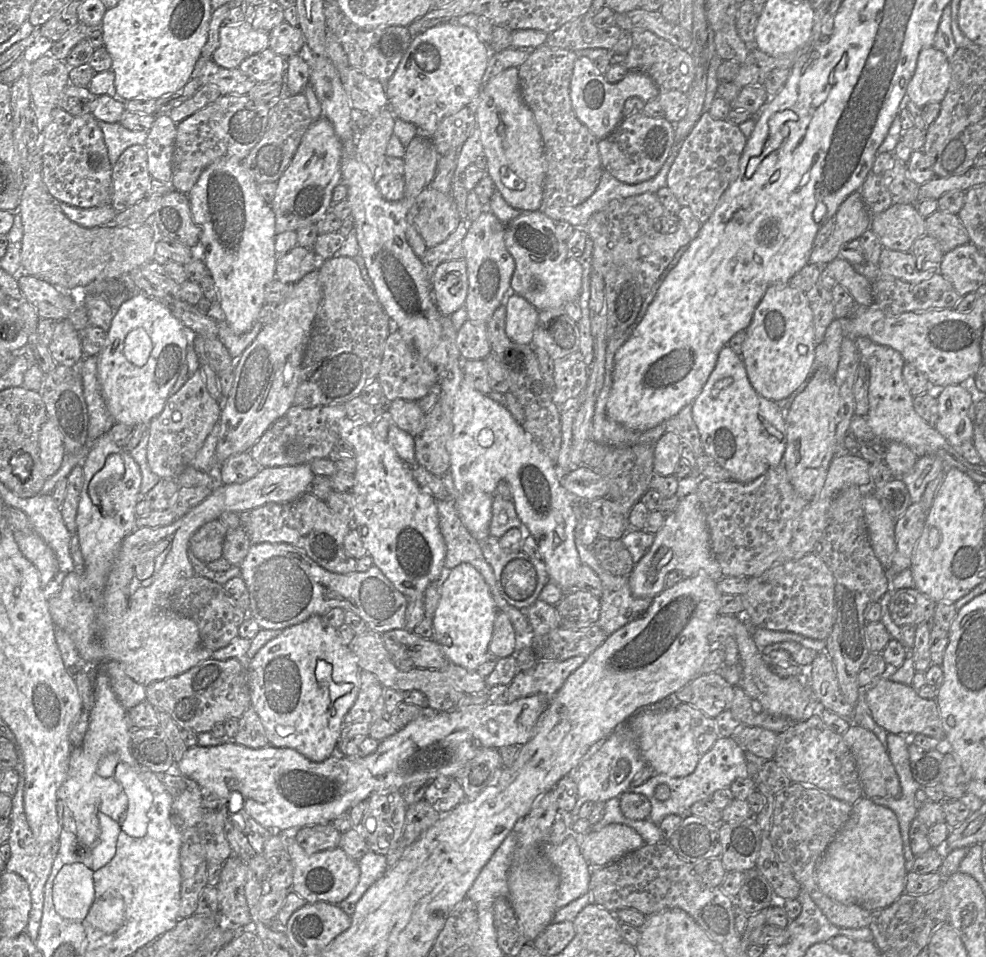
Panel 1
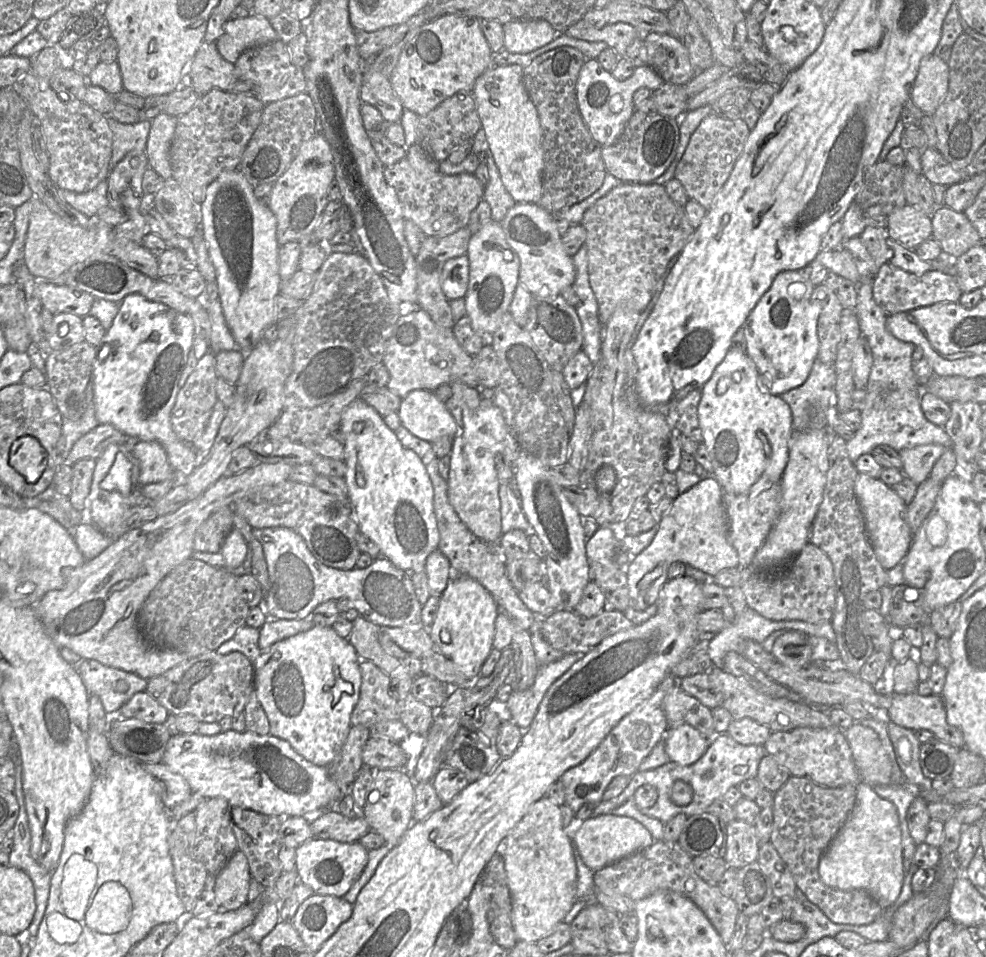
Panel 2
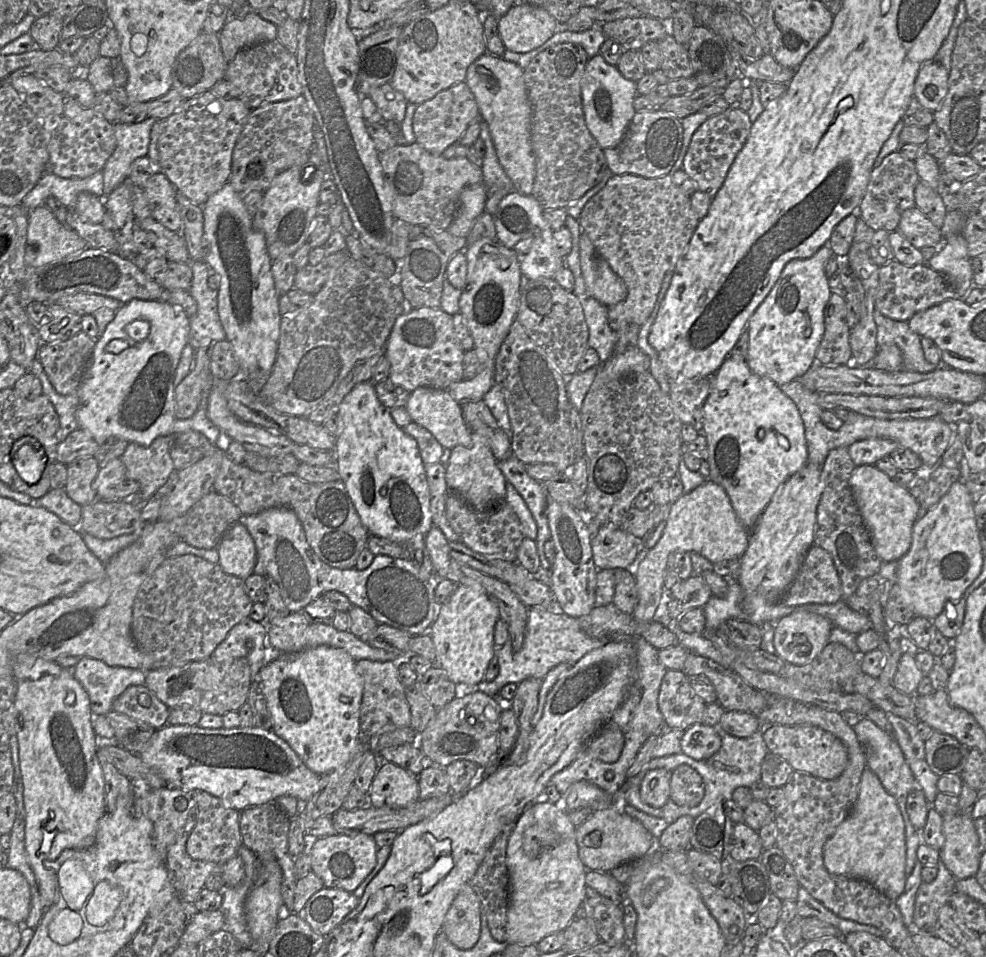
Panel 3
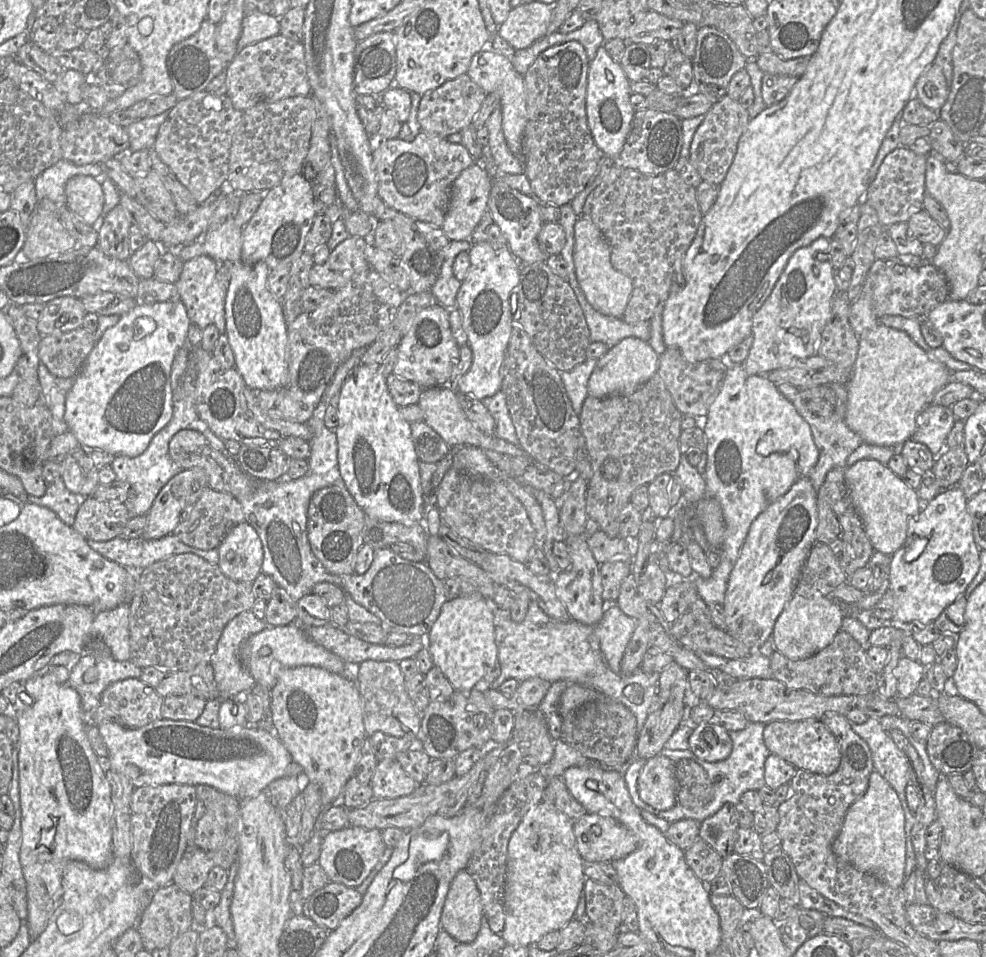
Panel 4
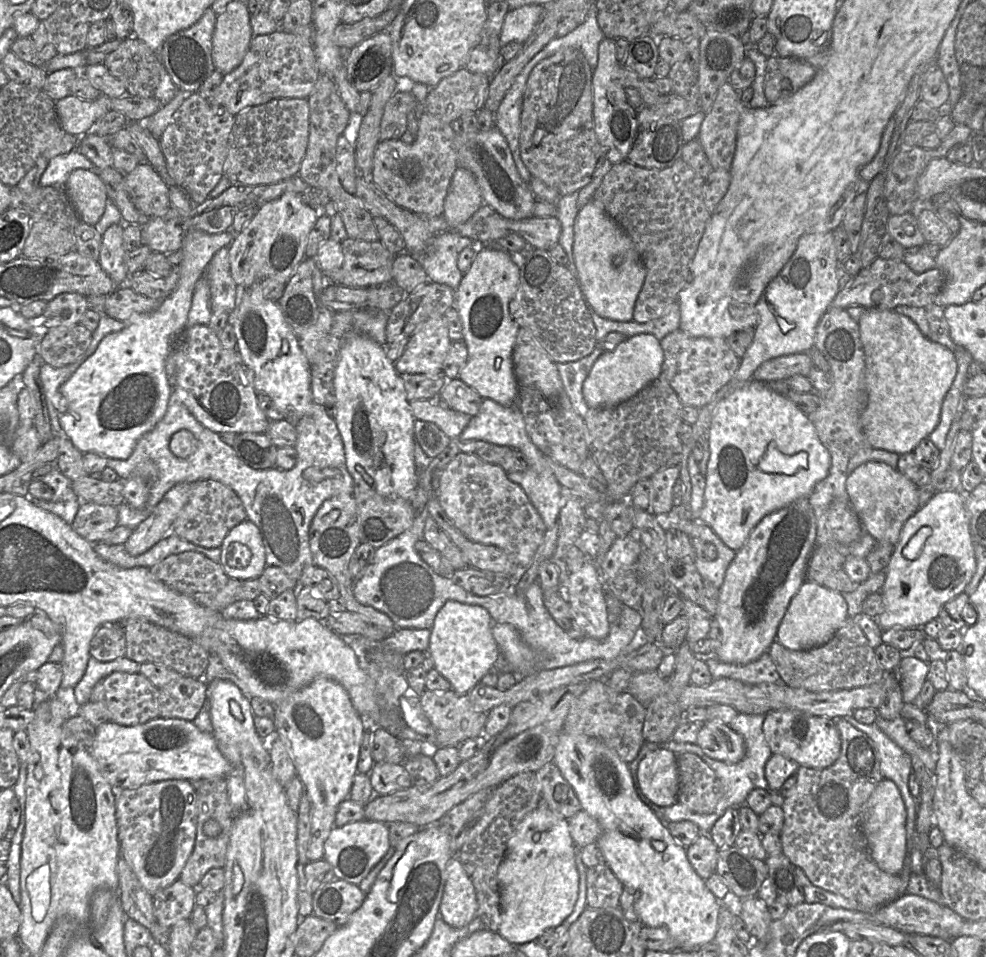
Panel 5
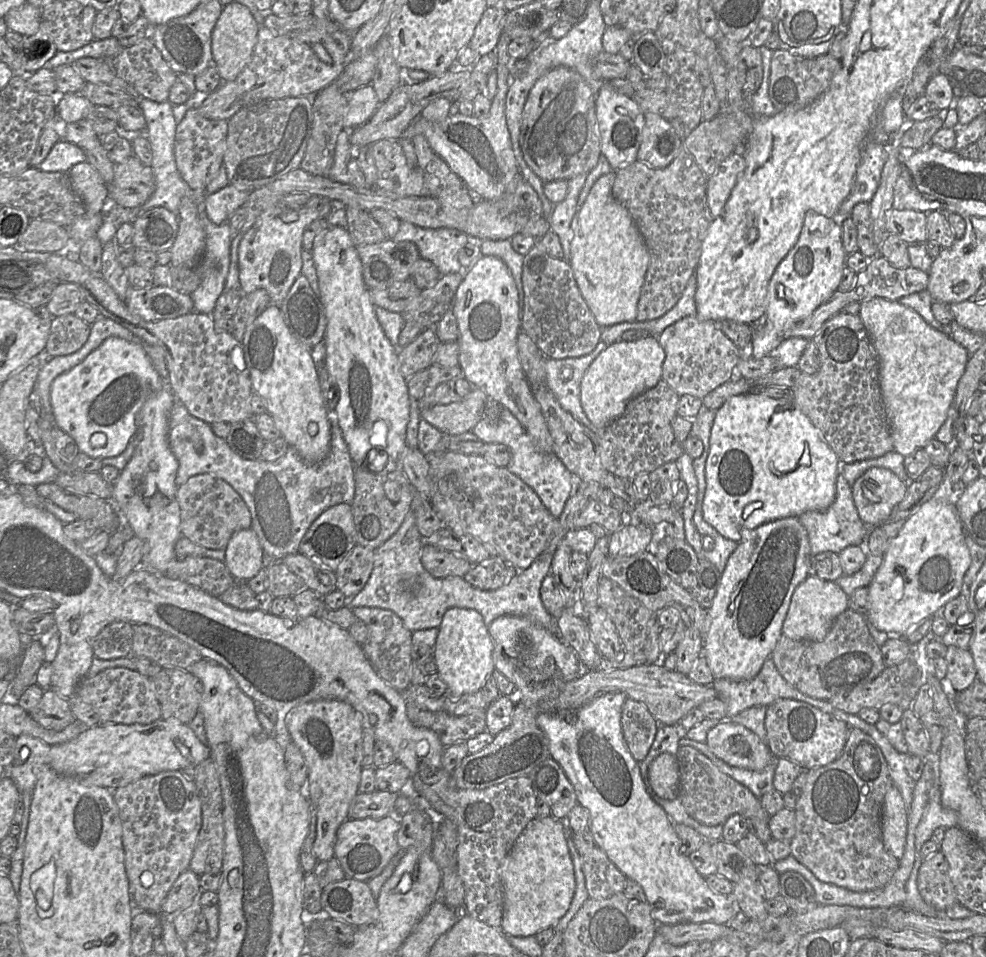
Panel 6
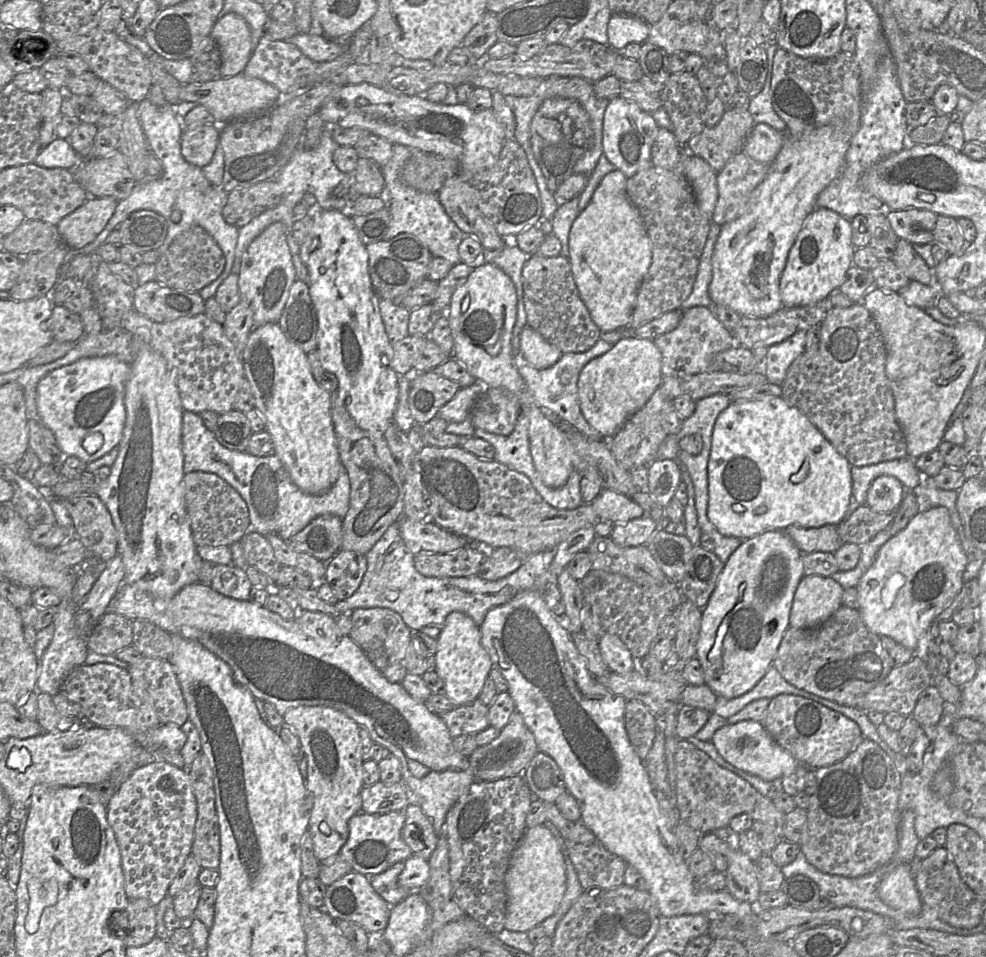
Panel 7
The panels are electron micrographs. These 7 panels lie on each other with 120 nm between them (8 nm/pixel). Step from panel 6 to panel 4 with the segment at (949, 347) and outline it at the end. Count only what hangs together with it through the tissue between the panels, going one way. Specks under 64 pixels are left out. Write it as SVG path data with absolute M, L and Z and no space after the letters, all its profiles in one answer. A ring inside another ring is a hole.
M878 323L859 337L858 355L847 383L847 408L845 422L864 443L900 447L916 430L916 417L933 404L935 394L950 382L950 370L941 362L930 358L910 336L900 330Z

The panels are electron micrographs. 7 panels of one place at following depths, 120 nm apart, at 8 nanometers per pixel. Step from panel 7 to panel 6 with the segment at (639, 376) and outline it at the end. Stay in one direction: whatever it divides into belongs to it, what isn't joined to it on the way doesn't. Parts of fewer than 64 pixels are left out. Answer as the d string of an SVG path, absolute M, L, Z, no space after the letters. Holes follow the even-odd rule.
M652 335L629 342L619 340L598 355L581 380L581 405L596 430L606 428L623 414L629 401L657 385L664 359L658 336Z

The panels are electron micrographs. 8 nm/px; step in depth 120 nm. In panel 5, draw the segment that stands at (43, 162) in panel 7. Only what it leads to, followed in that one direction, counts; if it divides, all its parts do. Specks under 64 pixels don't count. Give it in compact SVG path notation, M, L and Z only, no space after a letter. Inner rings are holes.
M77 149L60 154L49 160L48 166L41 175L40 186L63 187L69 174L79 168L95 170L93 163Z

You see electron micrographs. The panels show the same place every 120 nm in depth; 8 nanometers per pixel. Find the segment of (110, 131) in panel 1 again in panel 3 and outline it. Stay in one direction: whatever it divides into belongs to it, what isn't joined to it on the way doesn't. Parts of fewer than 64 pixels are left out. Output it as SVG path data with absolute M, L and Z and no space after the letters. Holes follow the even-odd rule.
M147 117L139 123L113 123L116 147L102 169L105 197L129 177L129 168L135 159L147 156L151 129L156 121Z

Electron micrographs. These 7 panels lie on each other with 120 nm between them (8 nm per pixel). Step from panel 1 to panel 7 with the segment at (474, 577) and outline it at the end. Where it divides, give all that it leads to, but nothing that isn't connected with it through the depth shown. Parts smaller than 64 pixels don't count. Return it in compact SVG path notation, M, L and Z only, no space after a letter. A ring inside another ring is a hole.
M459 611L451 612L445 620L437 638L435 660L435 671L443 681L443 691L456 707L478 698L493 668L490 656L481 643L480 627L470 616Z

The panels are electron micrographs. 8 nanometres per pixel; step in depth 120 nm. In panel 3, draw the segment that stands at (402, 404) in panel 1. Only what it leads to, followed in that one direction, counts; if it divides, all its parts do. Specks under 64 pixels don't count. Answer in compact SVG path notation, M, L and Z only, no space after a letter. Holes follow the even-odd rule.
M417 388L410 393L404 408L412 422L428 430L444 448L452 449L458 445L470 444L472 431L463 418L461 404L446 389Z

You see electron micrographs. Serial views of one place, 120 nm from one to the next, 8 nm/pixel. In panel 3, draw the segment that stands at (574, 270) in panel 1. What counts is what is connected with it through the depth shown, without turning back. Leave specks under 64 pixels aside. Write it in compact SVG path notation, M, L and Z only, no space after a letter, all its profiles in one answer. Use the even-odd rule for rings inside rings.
M510 192L498 204L493 219L497 240L514 252L524 277L528 279L553 278L557 271L565 266L564 258L555 252L554 231L544 219L542 206L531 194Z

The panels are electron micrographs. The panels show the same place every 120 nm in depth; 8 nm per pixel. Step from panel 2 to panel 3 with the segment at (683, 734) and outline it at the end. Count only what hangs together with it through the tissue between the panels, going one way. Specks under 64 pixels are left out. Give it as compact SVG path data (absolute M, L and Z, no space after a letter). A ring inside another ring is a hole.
M694 724L684 731L681 738L681 753L695 760L713 756L722 744L718 728L705 724Z

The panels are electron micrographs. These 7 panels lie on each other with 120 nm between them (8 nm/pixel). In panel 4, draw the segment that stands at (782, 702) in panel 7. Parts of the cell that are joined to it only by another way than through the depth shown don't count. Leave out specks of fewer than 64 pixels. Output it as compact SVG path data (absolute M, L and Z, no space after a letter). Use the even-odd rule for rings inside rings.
M821 720L773 721L765 725L763 739L768 750L796 769L820 775L831 775L839 767L841 753L838 742Z

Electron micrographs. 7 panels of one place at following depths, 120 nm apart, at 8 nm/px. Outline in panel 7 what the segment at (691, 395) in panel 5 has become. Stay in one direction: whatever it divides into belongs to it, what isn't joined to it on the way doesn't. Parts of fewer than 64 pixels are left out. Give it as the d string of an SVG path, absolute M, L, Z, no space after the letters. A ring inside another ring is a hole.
M704 306L682 311L678 326L653 341L662 355L662 376L679 378L713 371L714 357L736 344L732 333L716 318L714 310Z

